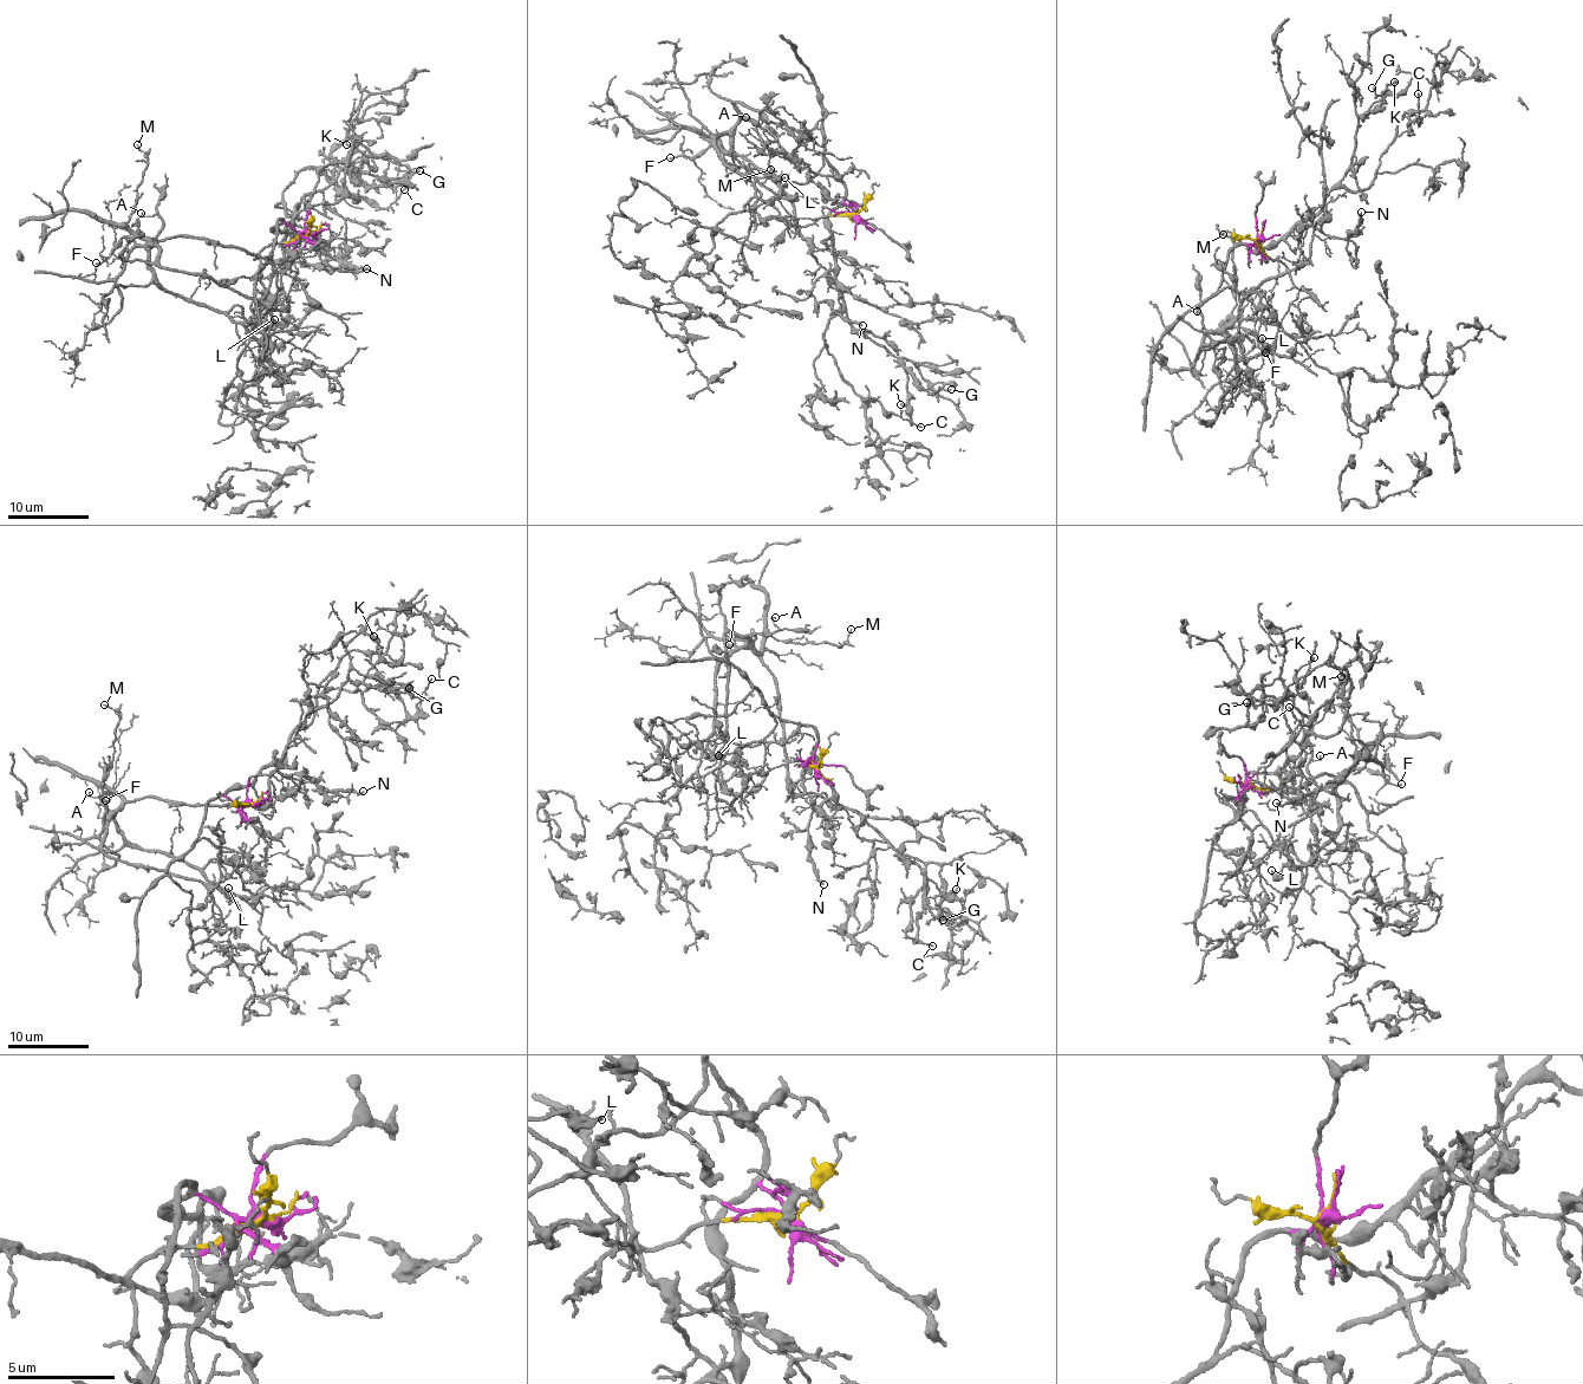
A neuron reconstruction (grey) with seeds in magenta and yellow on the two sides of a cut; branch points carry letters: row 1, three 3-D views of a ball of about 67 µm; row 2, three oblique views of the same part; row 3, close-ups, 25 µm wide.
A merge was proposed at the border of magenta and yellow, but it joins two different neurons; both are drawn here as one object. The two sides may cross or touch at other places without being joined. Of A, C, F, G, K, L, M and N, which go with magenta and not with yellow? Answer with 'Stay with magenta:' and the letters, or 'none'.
Stay with magenta: C, G, K, N

